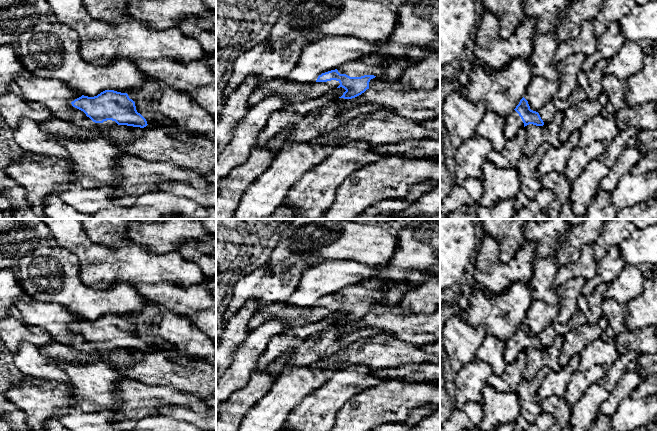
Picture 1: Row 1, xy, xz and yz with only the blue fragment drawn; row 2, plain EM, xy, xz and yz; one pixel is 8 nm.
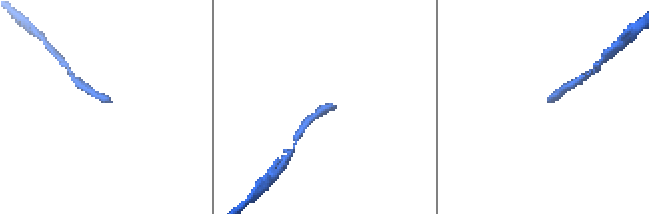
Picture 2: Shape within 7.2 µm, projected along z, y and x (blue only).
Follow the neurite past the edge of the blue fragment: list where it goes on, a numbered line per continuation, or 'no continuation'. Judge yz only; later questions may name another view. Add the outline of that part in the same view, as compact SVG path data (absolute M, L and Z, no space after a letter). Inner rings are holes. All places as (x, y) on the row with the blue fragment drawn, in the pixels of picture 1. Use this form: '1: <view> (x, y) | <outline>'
1: yz (513, 122) | M514 110L505 118L504 135L506 139L512 140L521 127L524 127L524 123L519 114Z

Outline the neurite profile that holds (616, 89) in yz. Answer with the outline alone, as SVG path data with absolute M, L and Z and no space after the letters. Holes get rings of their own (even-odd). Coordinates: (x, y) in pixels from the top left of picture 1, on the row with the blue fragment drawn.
M604 75L602 89L608 96L609 108L612 111L618 111L627 106L626 95L628 89L625 79L618 79L614 75Z

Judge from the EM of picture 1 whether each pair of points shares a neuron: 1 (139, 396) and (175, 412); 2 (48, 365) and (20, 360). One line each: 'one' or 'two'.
1: two
2: one

